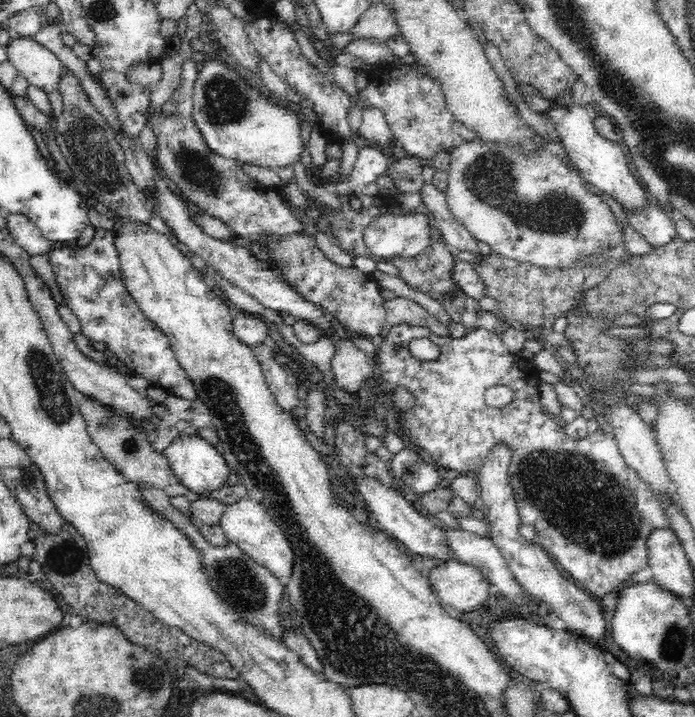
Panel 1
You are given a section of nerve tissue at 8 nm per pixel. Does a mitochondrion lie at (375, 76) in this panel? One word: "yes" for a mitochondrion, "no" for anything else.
no

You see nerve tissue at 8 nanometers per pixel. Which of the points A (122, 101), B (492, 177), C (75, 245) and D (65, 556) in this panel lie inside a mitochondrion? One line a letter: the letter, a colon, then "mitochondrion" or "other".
A: other
B: mitochondrion
C: other
D: mitochondrion

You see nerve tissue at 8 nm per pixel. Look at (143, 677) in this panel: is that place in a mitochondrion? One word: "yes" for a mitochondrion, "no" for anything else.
yes

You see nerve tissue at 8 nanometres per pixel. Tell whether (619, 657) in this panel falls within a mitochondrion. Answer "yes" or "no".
no

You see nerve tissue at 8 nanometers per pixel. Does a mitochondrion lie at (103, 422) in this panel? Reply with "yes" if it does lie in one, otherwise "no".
yes

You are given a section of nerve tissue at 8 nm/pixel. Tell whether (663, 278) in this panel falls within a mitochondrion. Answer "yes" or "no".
no

